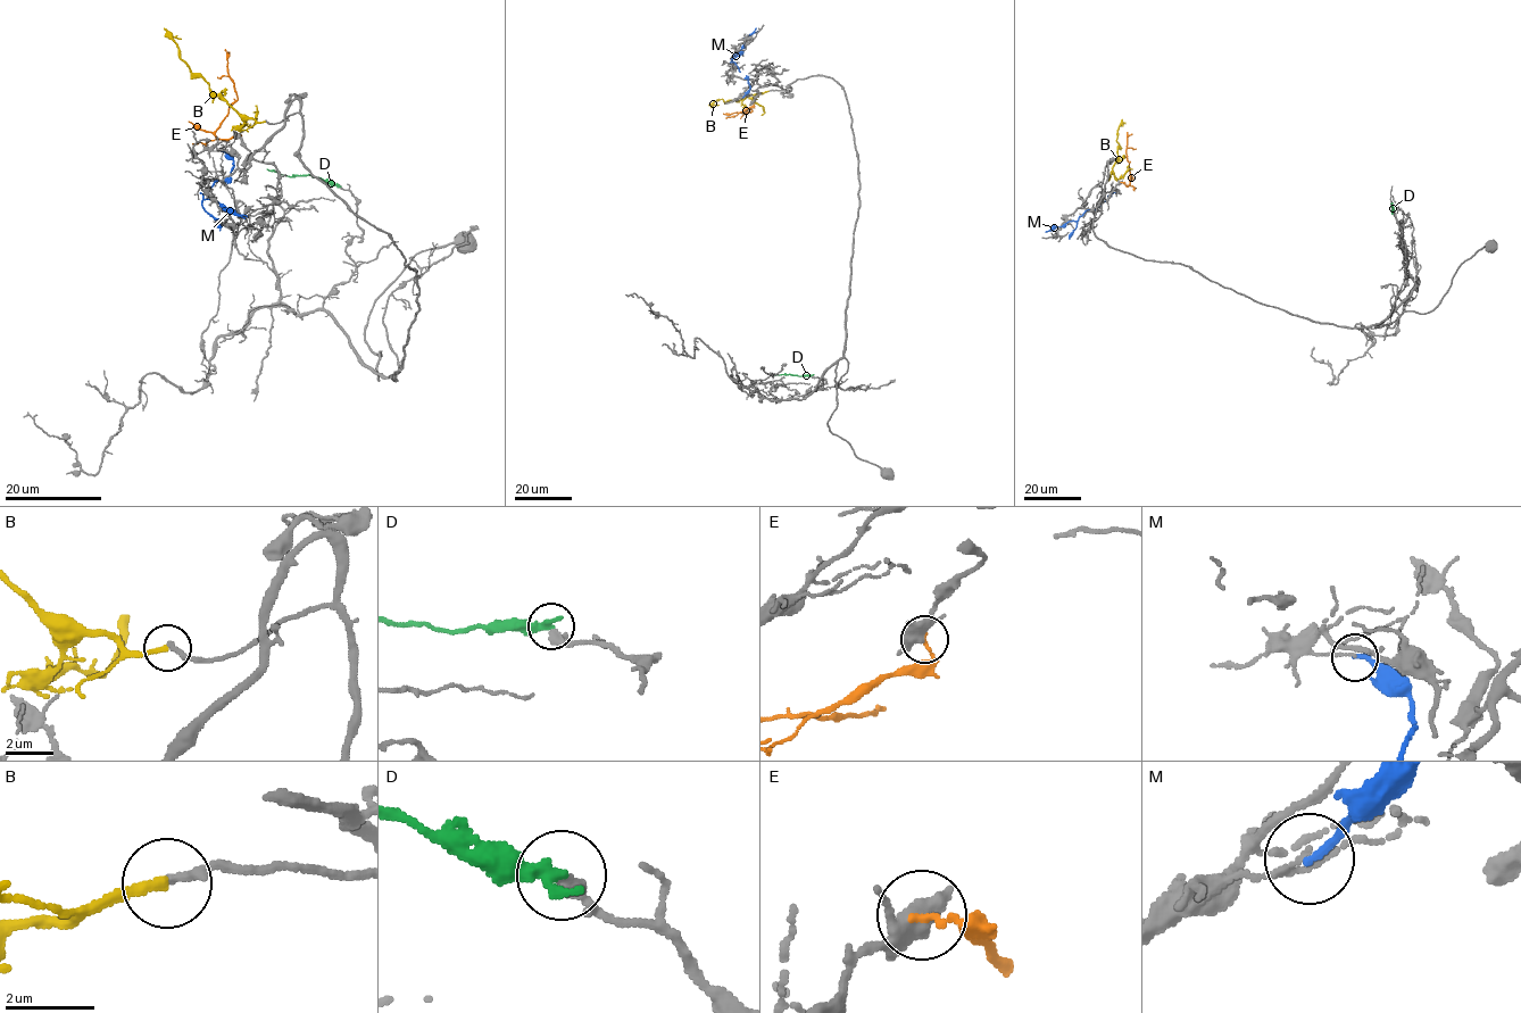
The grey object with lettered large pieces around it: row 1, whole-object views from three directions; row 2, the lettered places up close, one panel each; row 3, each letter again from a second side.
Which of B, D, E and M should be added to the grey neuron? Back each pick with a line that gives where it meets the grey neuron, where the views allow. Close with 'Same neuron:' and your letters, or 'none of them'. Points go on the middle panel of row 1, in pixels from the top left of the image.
D: Touches grey at (812, 375)
Same neuron: D

